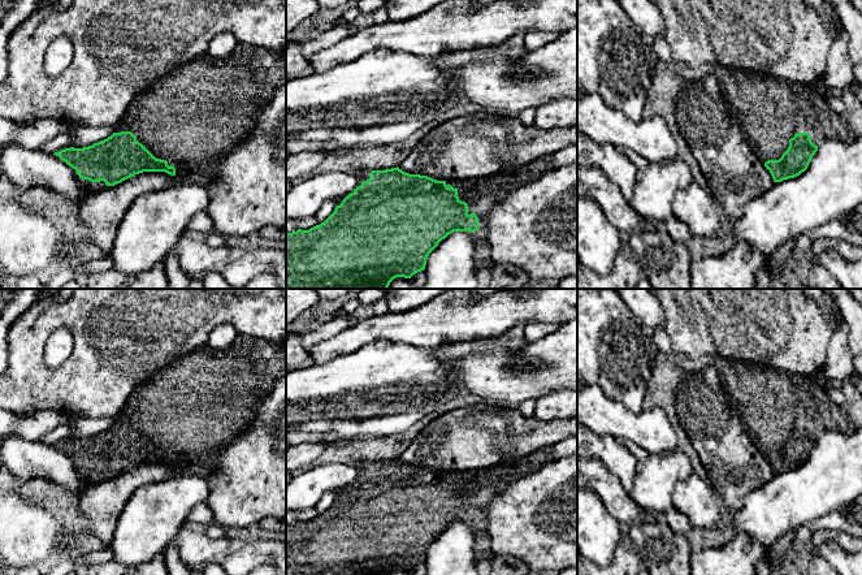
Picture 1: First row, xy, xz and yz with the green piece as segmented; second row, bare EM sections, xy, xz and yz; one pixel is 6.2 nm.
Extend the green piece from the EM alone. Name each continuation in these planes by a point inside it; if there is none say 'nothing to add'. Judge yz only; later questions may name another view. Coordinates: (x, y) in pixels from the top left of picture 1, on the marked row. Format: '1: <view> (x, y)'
1: yz (769, 111)

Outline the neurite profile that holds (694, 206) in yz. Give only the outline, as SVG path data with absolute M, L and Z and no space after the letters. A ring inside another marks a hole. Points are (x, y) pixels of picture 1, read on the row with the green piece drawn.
M693 182L673 198L673 216L684 222L693 238L715 238L722 233L722 222L711 193Z

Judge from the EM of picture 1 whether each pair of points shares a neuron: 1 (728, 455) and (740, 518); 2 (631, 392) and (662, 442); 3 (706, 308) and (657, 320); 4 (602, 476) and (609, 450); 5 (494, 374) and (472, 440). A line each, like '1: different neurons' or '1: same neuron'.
1: different neurons
2: different neurons
3: different neurons
4: different neurons
5: different neurons

